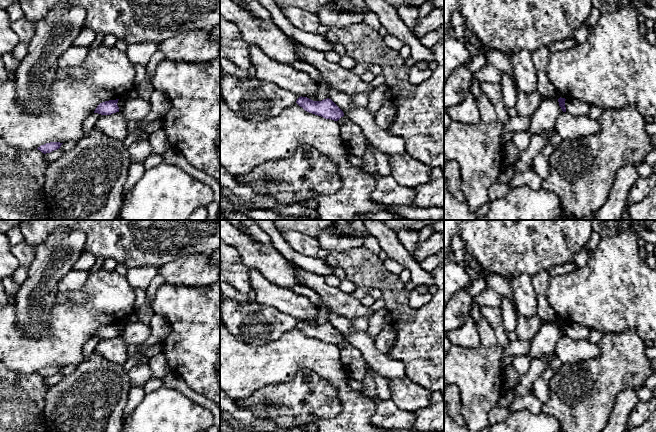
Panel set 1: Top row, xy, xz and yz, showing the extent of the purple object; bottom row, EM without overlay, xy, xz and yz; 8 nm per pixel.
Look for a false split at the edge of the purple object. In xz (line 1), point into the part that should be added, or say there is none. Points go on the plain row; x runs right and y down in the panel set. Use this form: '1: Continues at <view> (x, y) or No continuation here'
1: No continuation here

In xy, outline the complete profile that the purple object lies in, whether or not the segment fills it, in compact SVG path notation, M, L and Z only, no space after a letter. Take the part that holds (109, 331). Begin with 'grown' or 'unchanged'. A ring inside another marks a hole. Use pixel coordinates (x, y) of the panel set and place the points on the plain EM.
unchanged | M119 323L109 324L100 327L95 333L94 337L101 339L111 339L113 337L119 336L119 331L117 329Z

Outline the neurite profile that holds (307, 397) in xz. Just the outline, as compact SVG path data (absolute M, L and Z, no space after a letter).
M307 369L300 370L296 376L284 383L275 383L256 391L245 401L236 401L238 407L246 409L256 417L272 421L282 429L305 428L316 419L330 419L342 411L336 389L330 382Z

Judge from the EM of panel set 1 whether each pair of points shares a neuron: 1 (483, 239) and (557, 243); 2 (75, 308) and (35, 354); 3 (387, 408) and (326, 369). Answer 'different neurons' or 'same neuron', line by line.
1: same neuron
2: same neuron
3: different neurons

